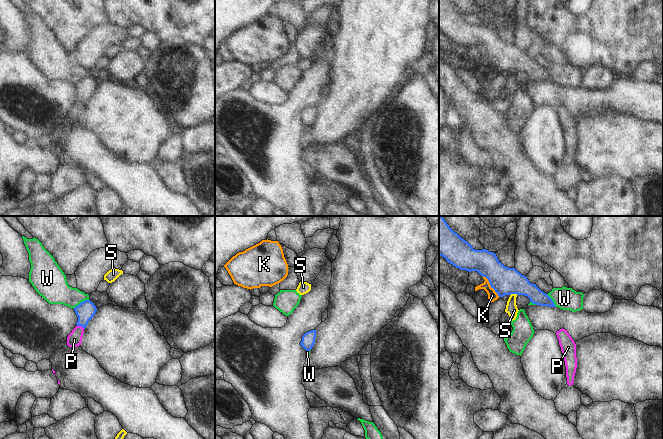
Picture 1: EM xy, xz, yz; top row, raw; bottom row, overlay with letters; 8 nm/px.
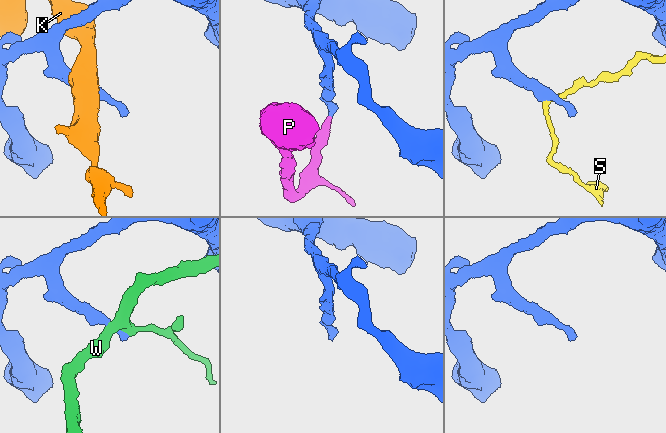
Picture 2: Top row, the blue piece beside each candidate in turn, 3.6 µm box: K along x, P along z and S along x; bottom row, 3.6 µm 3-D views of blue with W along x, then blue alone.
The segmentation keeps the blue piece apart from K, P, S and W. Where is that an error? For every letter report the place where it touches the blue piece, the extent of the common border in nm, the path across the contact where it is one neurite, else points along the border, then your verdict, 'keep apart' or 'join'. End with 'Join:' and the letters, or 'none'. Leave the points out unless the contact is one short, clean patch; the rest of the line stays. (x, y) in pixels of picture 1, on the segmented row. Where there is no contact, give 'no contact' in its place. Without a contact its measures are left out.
K: meets blue in yz at (490, 285); contact 220 nm long; keep apart
P: meets blue in xy at (81, 326); contact 70 nm long; runs through xy (85, 311), (81, 326), (74, 339); join
S: meets blue in yz at (513, 293); contact 60 nm long; border along yz (517, 294), (510, 295); keep apart
W: meets blue in xy at (81, 302); contact 150 nm long; border along xy (88, 299), (85, 299), (73, 308); keep apart
Join: P

